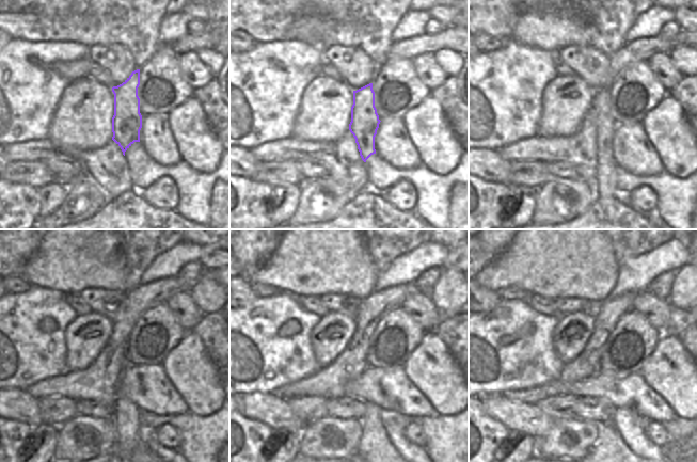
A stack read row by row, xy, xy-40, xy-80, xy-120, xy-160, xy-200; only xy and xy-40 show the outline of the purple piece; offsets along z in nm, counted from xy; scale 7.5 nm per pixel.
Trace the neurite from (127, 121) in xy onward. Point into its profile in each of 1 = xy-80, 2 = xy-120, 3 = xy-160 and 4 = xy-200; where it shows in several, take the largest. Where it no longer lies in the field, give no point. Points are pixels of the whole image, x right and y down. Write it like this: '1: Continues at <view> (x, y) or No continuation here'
1: Continues at xy-80 (601, 107)
2: Continues at xy-120 (130, 435)
3: Continues at xy-160 (374, 446)
4: Continues at xy-200 (610, 446)

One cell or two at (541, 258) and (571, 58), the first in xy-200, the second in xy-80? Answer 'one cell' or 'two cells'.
two cells

